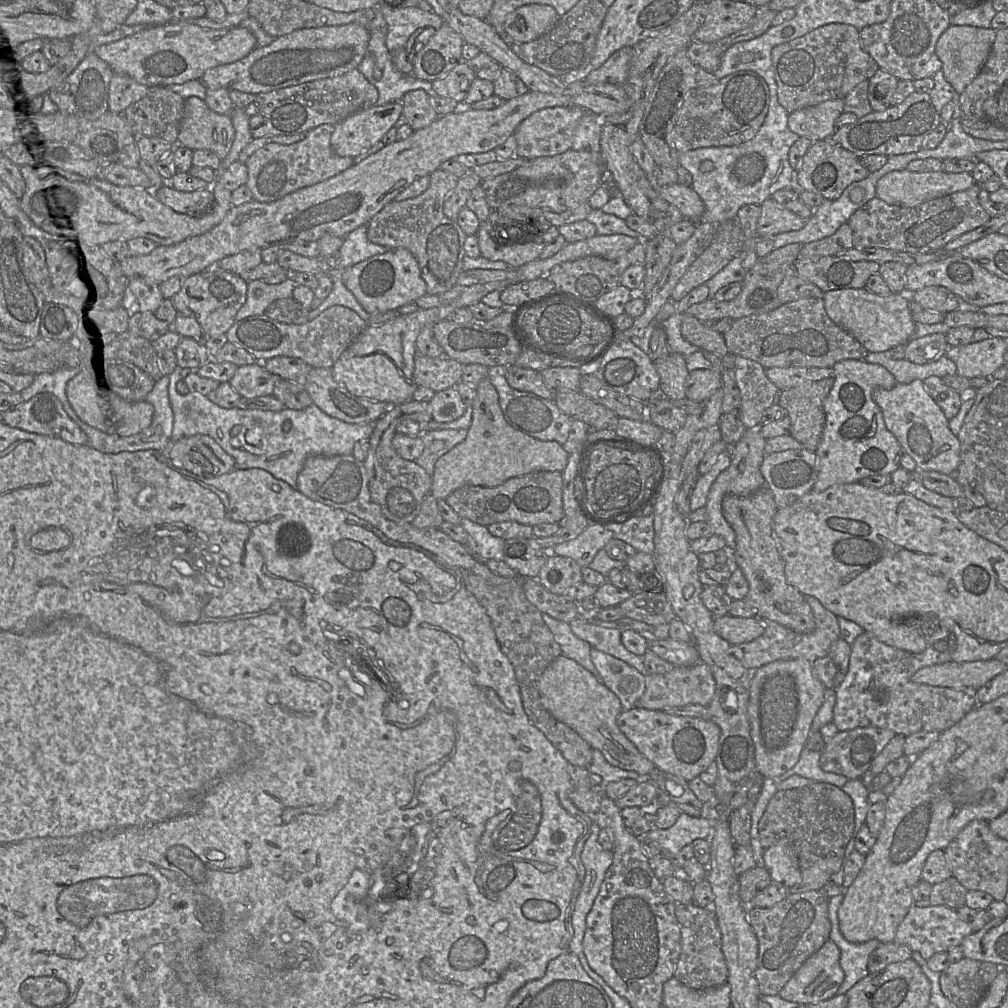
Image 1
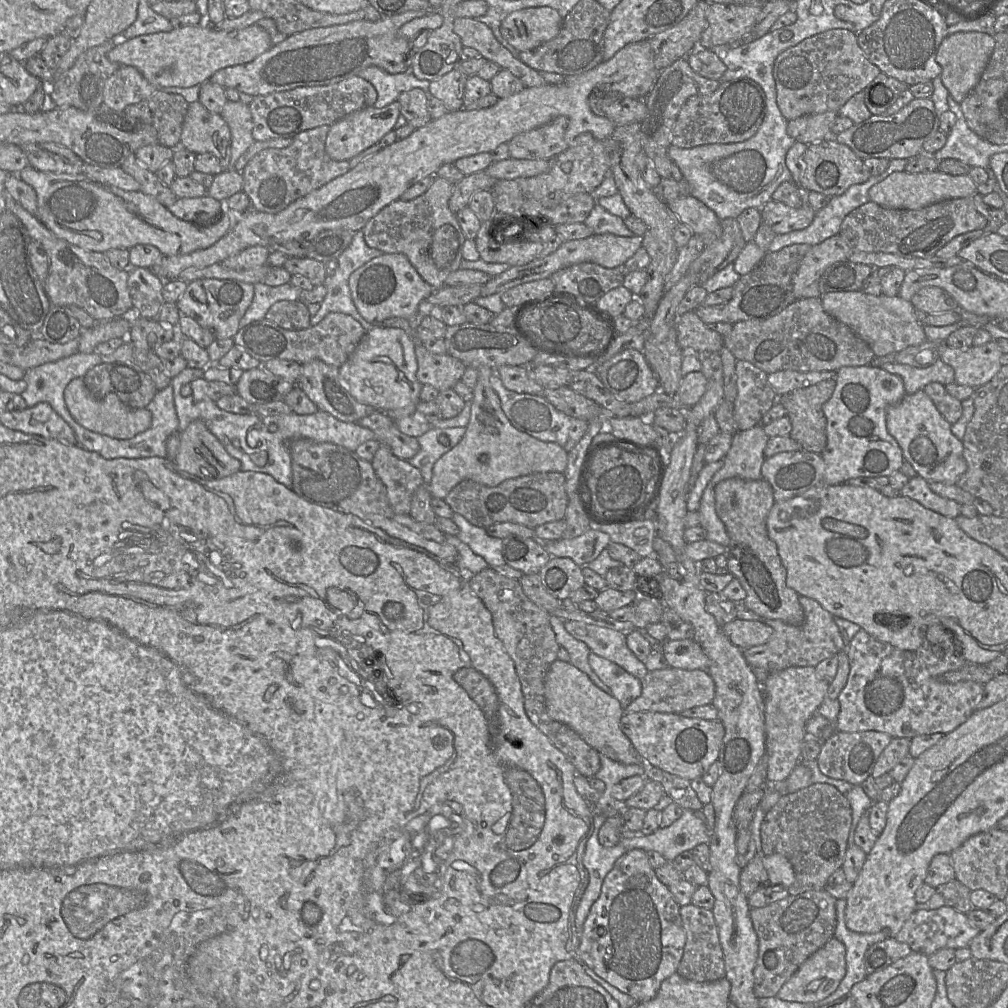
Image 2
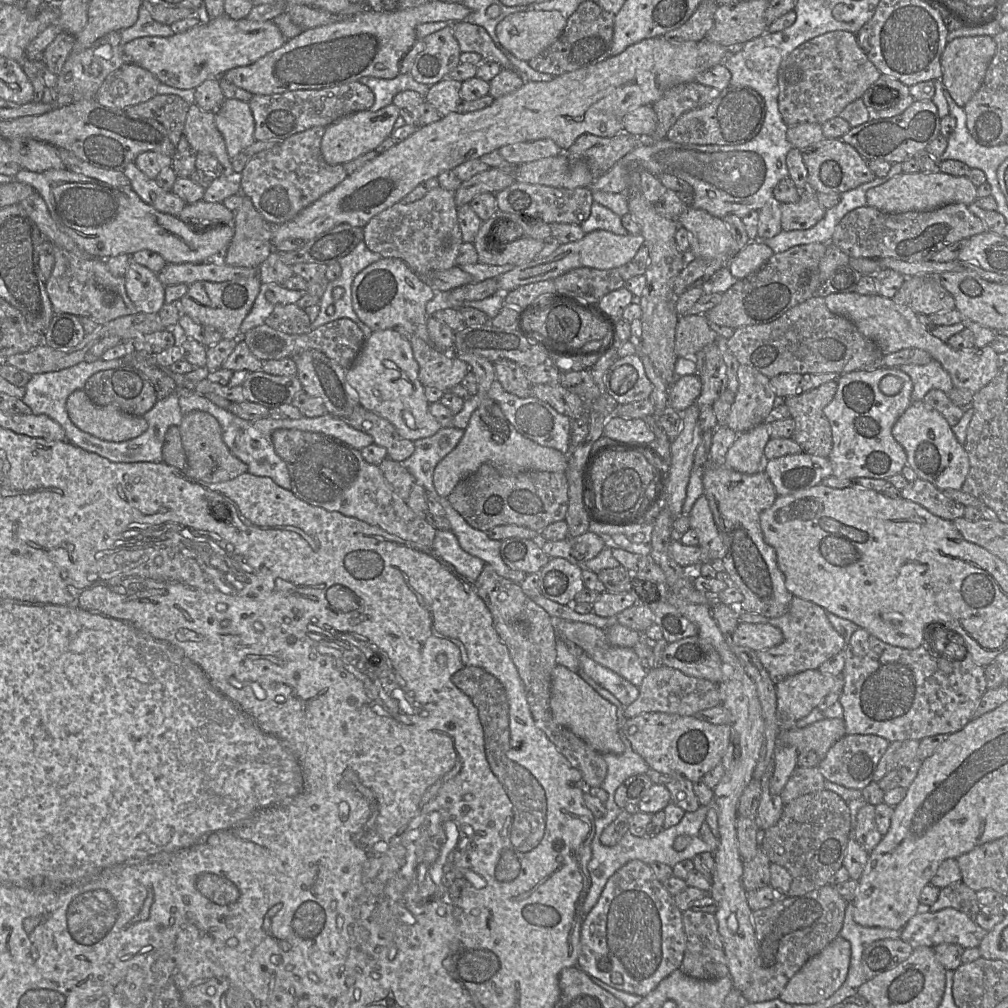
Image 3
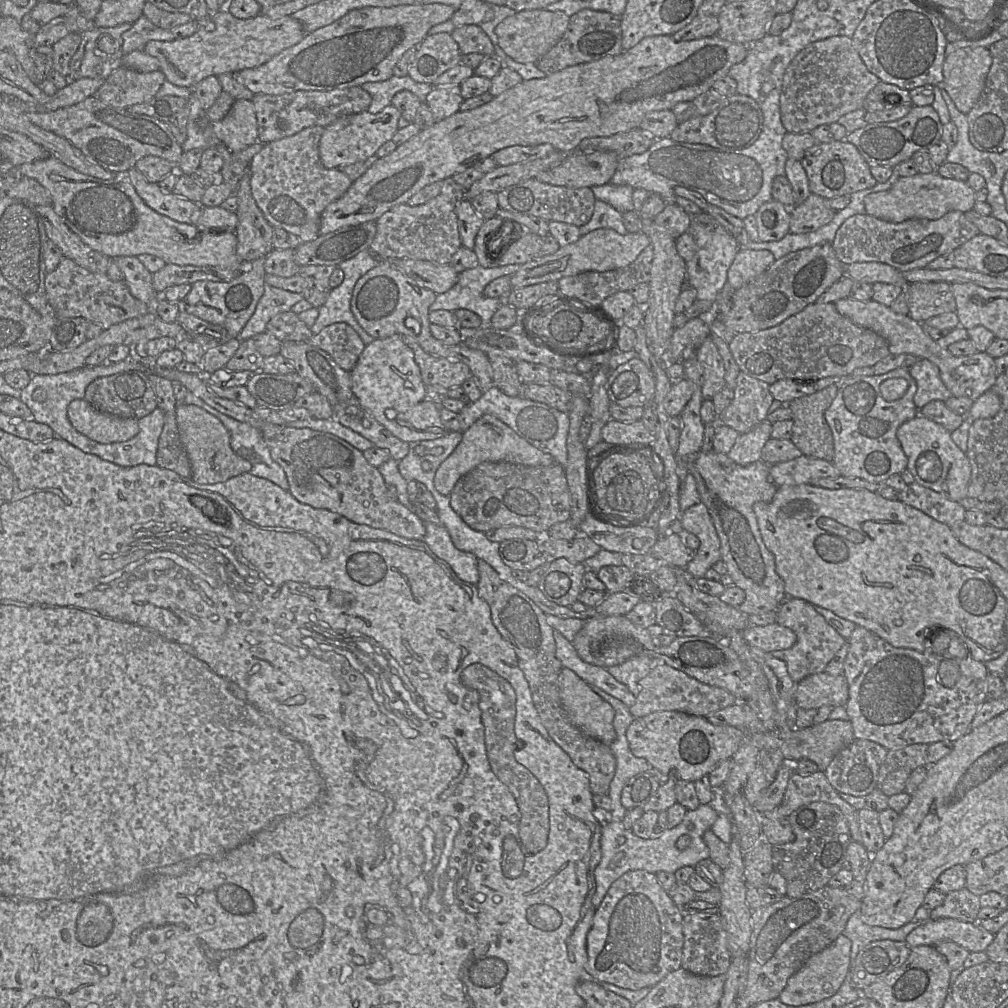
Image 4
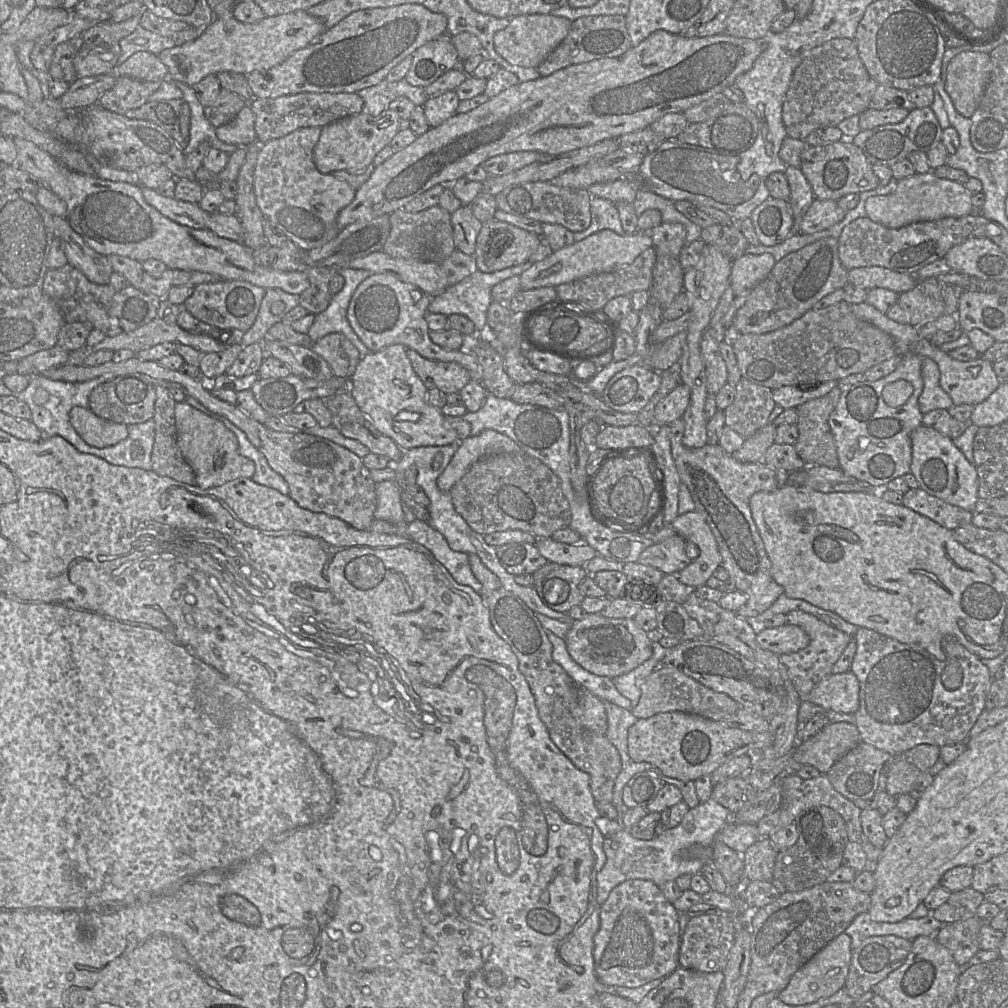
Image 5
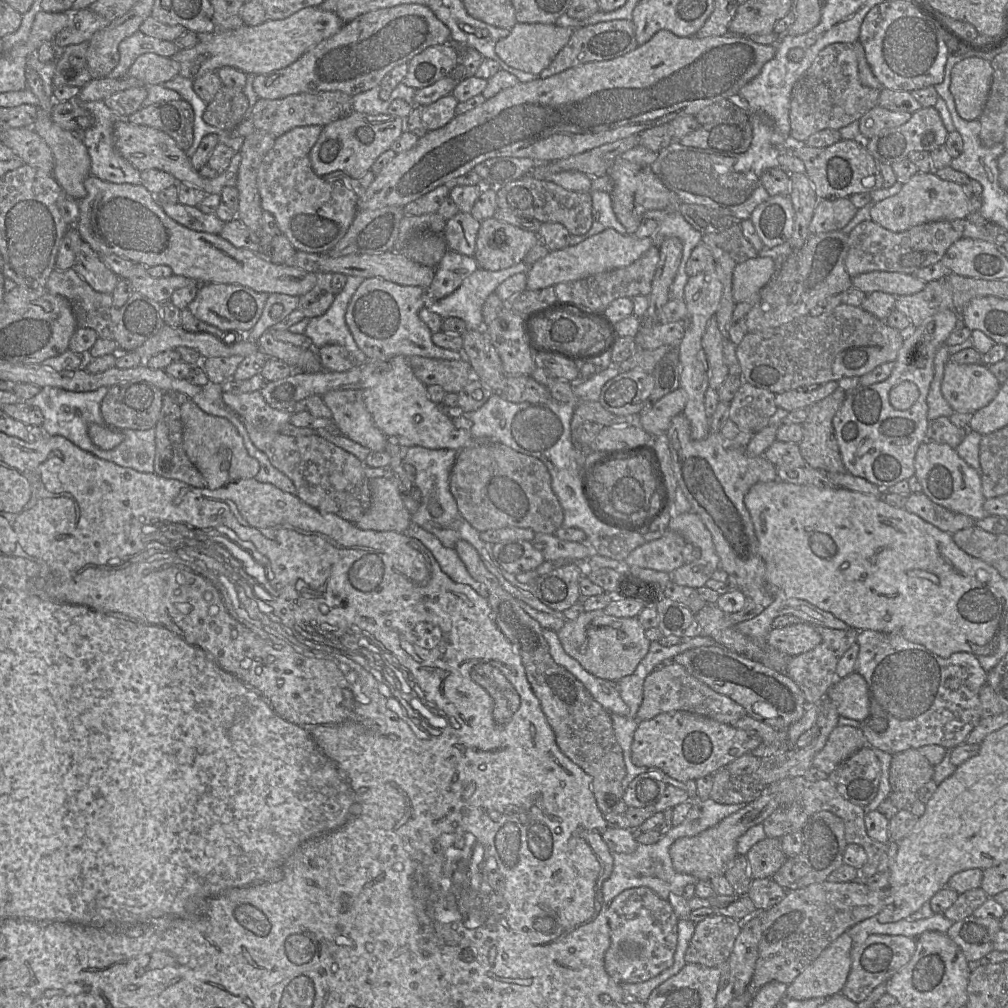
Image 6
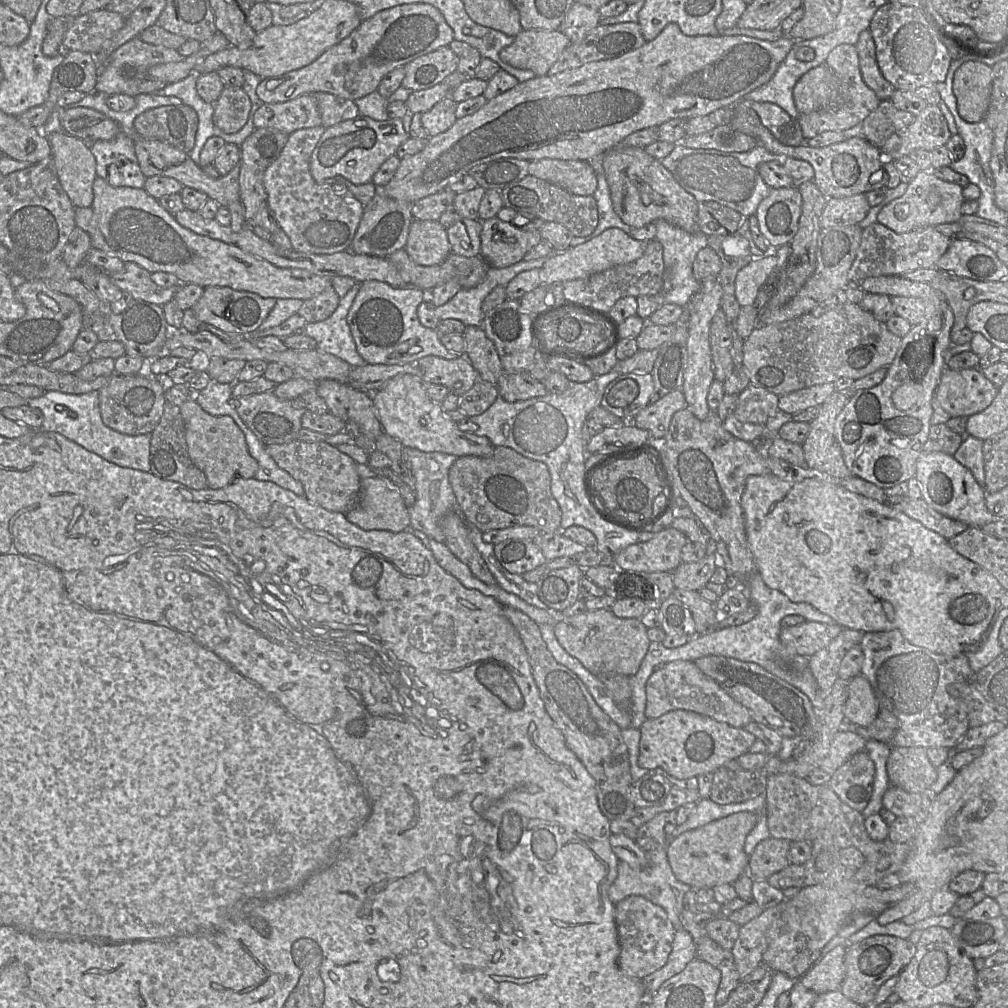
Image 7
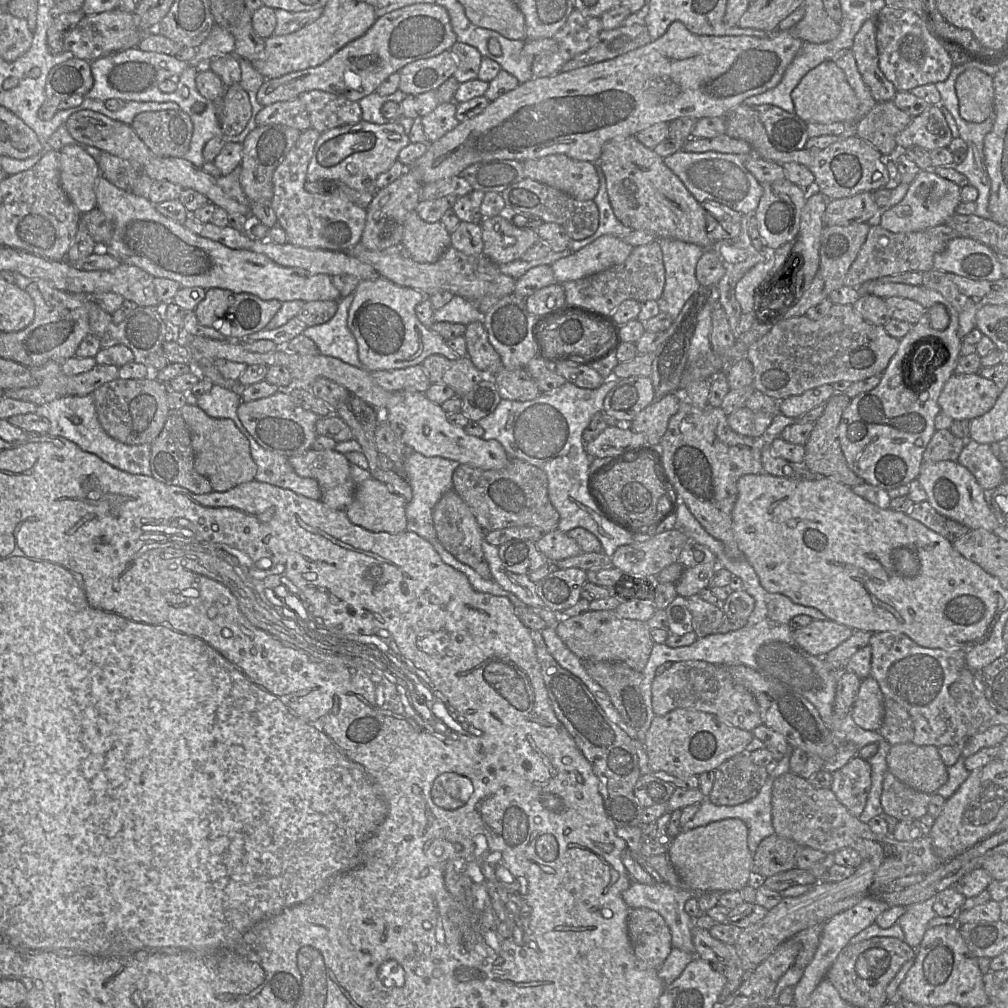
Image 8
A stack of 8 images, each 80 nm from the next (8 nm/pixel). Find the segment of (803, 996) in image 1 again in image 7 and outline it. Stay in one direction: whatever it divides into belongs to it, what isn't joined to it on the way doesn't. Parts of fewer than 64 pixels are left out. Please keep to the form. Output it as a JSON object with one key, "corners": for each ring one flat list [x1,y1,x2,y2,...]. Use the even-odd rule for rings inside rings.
{"corners":[[839,945,823,955,801,978,801,983,816,994,838,991,845,977,847,945]]}

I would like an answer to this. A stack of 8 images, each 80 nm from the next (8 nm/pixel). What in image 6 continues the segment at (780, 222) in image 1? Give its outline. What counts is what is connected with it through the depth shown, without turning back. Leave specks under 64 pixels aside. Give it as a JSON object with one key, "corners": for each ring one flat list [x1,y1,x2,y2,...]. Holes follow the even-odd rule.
{"corners":[[849,198,820,199,809,226,811,235,841,231,855,216,858,209]]}

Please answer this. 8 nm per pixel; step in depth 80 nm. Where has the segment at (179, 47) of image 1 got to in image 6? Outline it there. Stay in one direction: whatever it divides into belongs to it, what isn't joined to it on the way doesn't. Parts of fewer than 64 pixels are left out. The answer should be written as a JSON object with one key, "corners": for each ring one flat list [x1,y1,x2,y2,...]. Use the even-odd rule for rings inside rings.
{"corners":[[319,6,307,7,281,20,266,20,258,26,243,26,228,31,196,33,200,40,194,47,179,50,171,59,180,64,179,75,195,80,207,72,231,66,245,74,267,74,285,68,322,41,335,35,344,22]]}

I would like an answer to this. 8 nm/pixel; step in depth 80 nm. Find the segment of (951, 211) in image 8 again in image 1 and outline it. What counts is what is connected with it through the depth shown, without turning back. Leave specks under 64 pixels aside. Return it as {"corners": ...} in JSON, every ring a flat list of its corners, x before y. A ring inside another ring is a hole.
{"corners":[[894,170,876,184,876,197,890,205,917,206,925,201,964,191,975,183,971,173]]}

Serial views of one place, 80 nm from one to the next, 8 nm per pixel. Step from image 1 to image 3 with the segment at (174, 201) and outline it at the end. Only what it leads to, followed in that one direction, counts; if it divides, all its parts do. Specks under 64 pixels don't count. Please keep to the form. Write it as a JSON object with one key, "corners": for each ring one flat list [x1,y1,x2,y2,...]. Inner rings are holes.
{"corners":[[201,199,186,204,178,218,199,230,214,229,225,224,233,224,235,212,226,208,222,202,211,203]]}

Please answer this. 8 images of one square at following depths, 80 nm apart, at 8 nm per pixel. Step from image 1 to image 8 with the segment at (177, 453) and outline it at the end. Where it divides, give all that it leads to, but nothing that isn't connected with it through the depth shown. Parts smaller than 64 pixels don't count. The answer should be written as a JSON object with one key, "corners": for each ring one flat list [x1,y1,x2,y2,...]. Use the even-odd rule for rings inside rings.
{"corners":[[185,404,180,410,187,424,194,453,194,468,211,484,212,491,223,492,254,480,257,466,250,453,249,442,229,418,212,418,198,405]]}

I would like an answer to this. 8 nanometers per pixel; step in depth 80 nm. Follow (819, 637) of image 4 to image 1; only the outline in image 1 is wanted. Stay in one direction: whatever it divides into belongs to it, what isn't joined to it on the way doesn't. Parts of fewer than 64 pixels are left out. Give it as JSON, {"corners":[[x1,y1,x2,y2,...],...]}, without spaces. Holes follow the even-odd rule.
{"corners":[[805,595,805,599,815,618,815,628,812,632,798,633,773,620,762,620,765,627,763,634,751,642,731,645,732,654,750,670,776,660,807,659,814,662,818,658,827,656,831,644,840,637,837,616,824,608,817,598]]}

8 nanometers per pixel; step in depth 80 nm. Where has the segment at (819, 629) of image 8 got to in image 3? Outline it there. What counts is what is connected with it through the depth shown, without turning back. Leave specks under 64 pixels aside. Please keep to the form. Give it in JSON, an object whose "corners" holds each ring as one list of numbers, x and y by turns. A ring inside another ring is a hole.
{"corners":[[739,622,731,634,731,640,736,645,759,651,782,643,783,633,769,623]]}

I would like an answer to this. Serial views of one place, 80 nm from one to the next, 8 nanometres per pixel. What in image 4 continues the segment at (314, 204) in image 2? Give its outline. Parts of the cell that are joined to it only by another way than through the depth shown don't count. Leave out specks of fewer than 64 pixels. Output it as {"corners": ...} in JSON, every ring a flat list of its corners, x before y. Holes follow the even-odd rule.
{"corners":[[655,35,642,39,617,55,570,66,544,78,523,80,482,106,458,111,420,130,392,153,379,158,361,177,352,182,342,197,325,208,320,219,320,235,345,226,376,221,394,206,405,204,425,186,453,177,503,148,551,144,556,151,573,152,583,139,609,137,639,128,648,113,672,110,678,103,691,101,707,92,714,82,728,75,729,69,742,62,747,54,748,45,729,42,717,35,690,41,676,41,671,35]]}

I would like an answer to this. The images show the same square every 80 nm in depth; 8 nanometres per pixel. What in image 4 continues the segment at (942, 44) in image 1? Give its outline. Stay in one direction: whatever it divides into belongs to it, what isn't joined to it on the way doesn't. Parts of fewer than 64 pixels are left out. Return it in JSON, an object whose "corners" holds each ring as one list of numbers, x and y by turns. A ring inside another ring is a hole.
{"corners":[[964,47,945,57,943,82,956,108,967,114,978,101,992,65,986,47]]}

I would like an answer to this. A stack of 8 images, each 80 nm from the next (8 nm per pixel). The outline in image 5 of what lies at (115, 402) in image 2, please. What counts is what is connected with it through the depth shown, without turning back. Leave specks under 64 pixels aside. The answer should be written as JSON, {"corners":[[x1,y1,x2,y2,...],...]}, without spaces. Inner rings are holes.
{"corners":[[74,406,69,416,75,431,90,446,96,448,112,446,128,436,127,425,102,419,89,408]]}

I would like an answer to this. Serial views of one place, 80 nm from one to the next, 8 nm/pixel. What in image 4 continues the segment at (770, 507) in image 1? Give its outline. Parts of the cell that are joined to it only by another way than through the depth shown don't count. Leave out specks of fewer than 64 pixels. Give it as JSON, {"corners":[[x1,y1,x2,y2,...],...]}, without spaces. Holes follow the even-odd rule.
{"corners":[[699,451,677,458,680,485,690,473,695,479,701,502,706,506,721,543,721,560,733,584,745,593,745,600,737,608,746,615,777,612,787,598,784,581,775,569,775,558,765,546,753,510,756,502,771,502,778,486,770,476,770,465,762,460,739,465,728,455]]}

